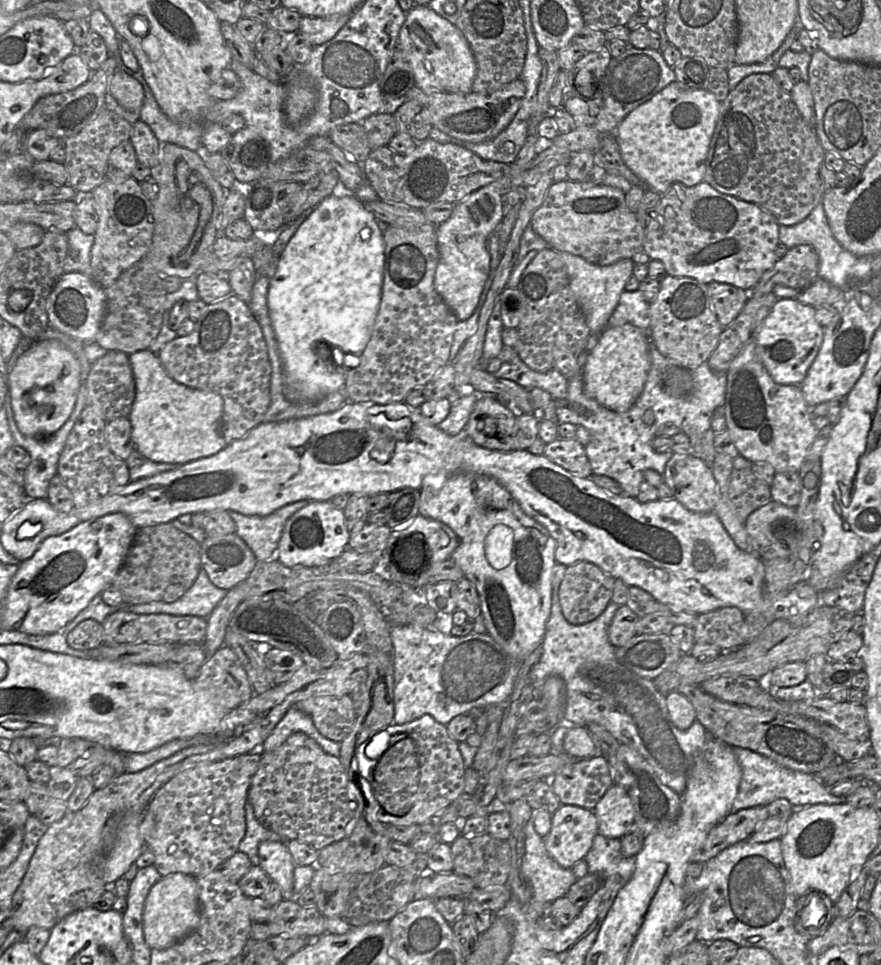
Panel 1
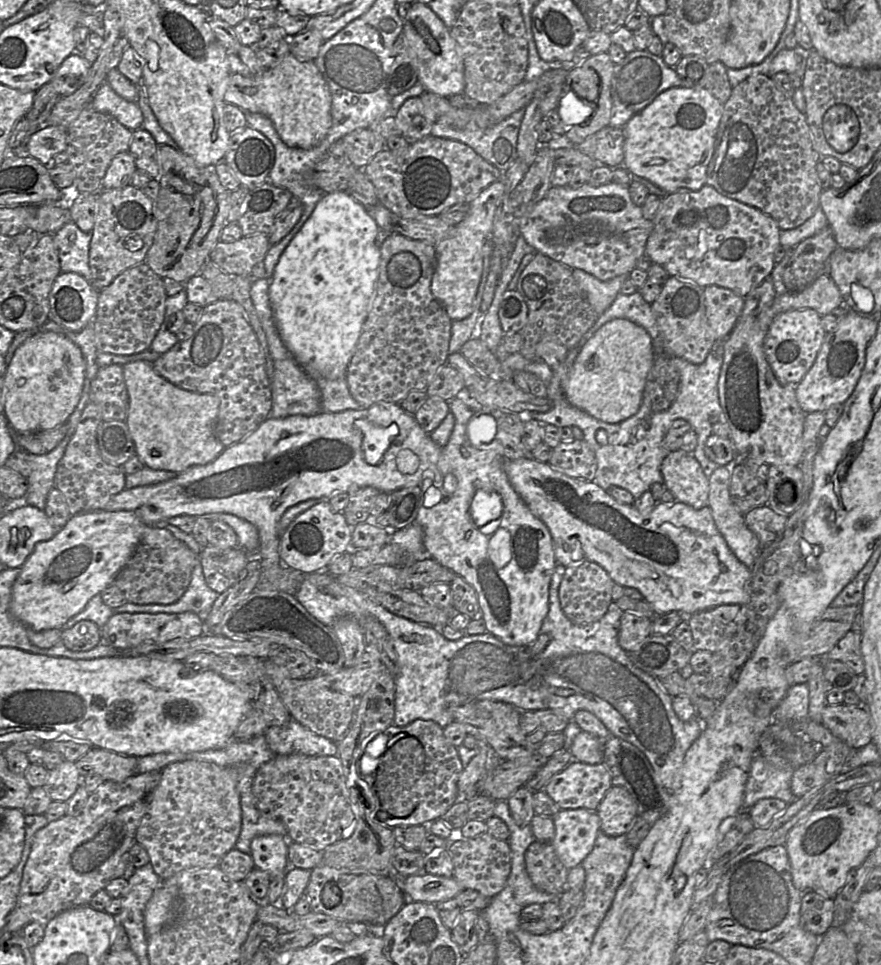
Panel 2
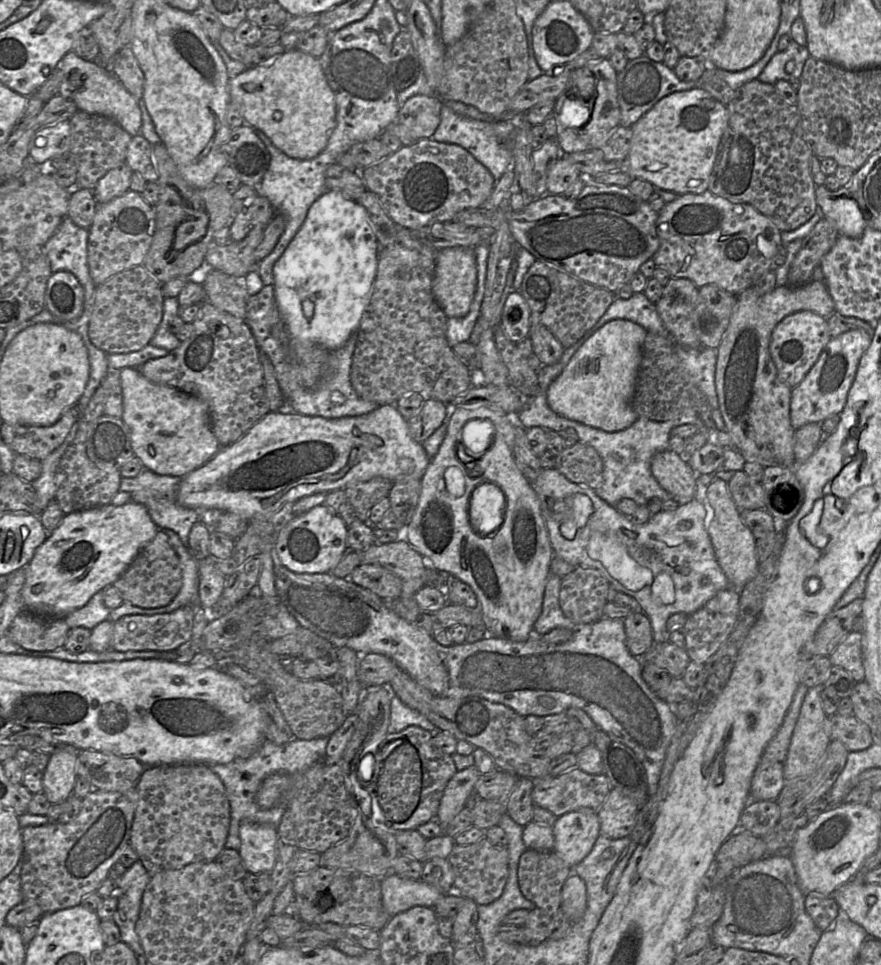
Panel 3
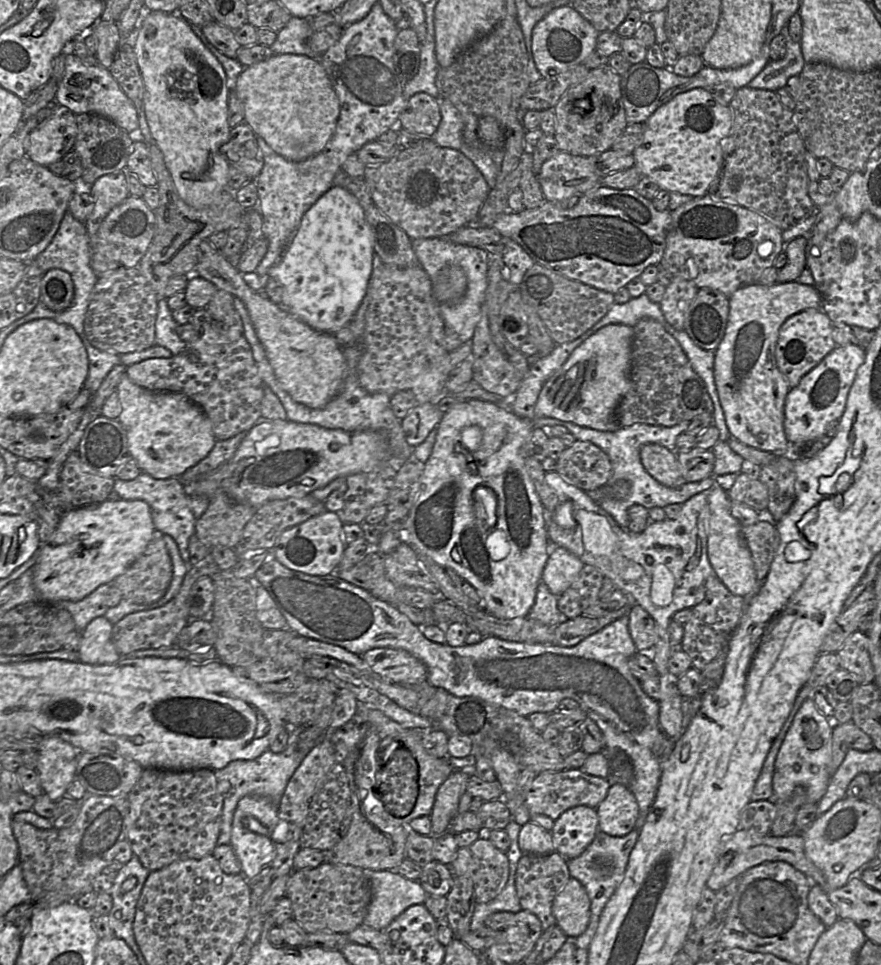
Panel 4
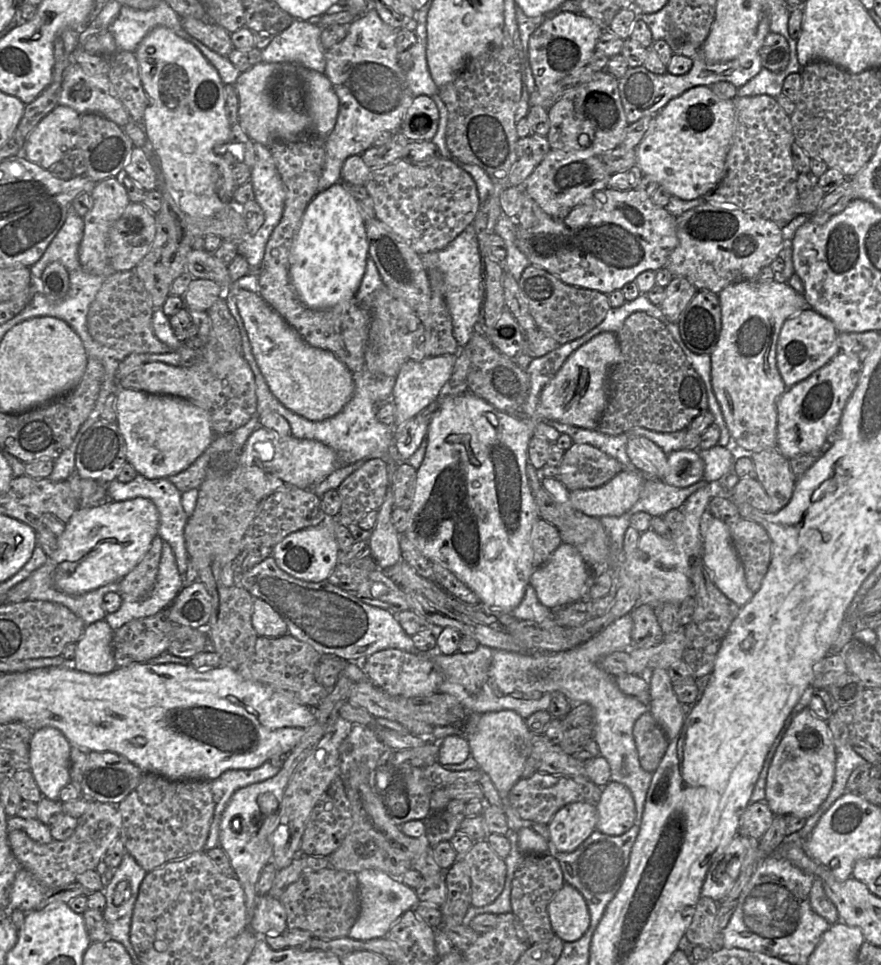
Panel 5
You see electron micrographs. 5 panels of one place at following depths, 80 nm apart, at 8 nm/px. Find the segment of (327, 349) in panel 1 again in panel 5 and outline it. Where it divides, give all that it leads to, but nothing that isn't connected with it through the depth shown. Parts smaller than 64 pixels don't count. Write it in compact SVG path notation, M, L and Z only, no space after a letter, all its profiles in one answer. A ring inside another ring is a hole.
M342 182L316 193L306 208L290 253L292 287L304 305L330 308L355 296L365 273L368 241L357 201Z

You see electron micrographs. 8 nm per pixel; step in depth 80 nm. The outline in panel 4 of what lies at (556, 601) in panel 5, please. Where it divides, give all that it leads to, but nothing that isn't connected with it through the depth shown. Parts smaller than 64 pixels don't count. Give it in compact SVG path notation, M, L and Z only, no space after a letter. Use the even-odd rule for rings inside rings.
M552 547L541 581L559 597L577 579L583 566L583 562L567 549Z

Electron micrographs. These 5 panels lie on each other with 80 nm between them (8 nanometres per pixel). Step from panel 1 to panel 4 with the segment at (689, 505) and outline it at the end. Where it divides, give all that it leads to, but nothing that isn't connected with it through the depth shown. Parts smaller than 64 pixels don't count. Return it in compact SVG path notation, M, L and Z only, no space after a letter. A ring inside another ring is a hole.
M647 443L640 448L640 459L645 470L659 483L678 487L686 483L675 451Z

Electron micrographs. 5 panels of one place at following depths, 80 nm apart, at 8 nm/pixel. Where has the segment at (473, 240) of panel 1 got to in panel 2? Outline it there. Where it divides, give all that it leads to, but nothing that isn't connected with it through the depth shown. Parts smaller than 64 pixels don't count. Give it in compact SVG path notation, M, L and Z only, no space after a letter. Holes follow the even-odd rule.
M501 180L485 188L469 203L464 220L451 226L448 236L435 246L436 265L431 292L452 321L465 319L473 312L483 270L482 249L486 239L491 238L495 212L503 193L504 184Z

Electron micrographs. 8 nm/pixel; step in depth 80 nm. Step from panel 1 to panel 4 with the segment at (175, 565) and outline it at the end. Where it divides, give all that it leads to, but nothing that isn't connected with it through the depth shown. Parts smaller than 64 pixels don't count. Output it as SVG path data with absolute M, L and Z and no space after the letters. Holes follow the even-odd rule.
M156 533L144 553L113 582L122 598L135 604L161 599L172 580L173 566L163 535Z

